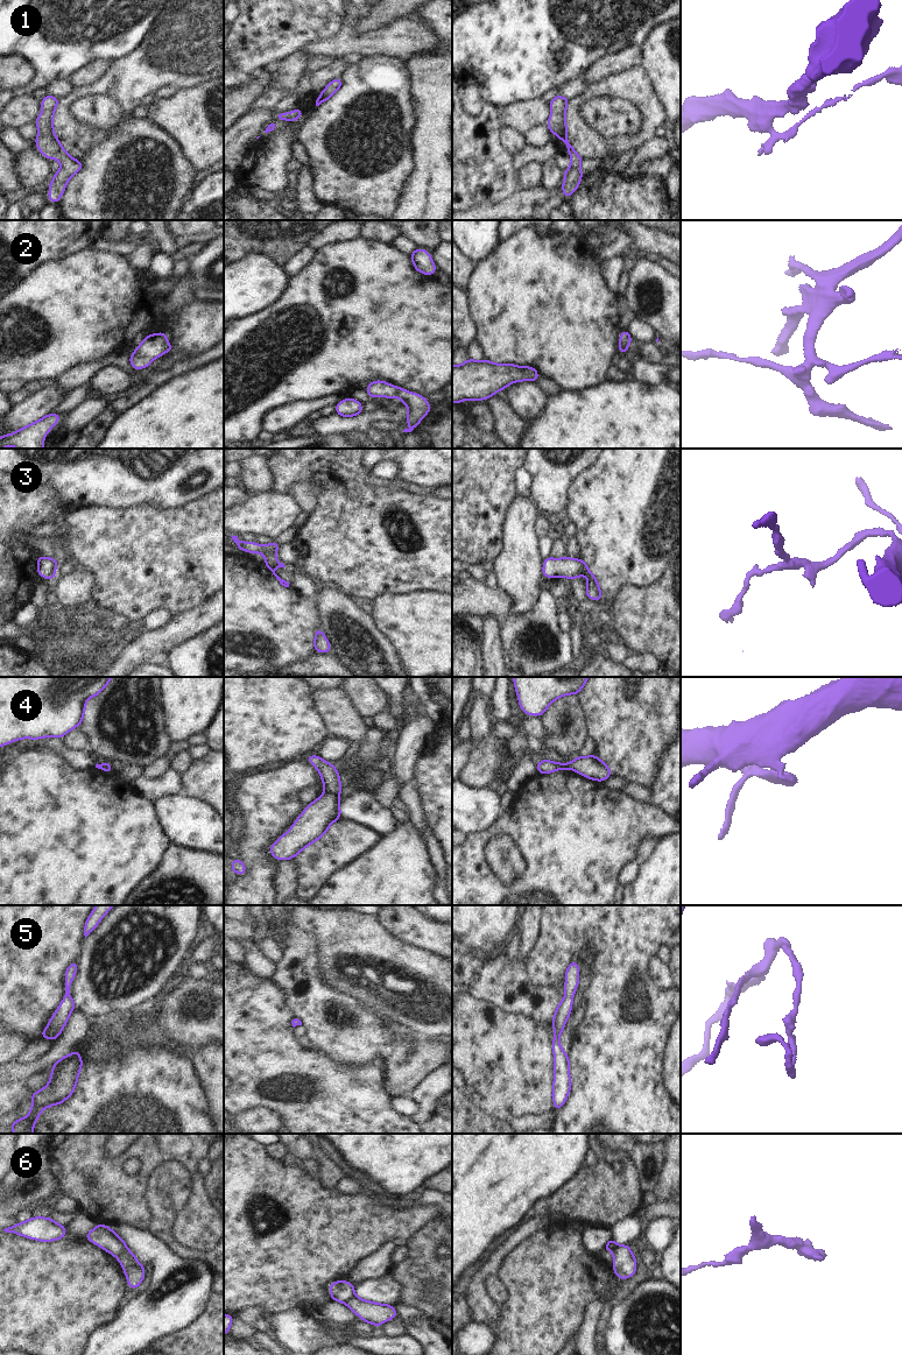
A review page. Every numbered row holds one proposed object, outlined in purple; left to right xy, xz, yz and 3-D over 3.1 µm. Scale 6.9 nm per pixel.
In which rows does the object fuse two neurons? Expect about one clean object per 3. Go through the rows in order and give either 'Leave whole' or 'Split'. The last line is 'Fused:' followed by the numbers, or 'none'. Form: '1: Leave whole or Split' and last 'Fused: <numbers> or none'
1: Leave whole
2: Split
3: Leave whole
4: Split
5: Leave whole
6: Split
Fused: 2, 4, 6.

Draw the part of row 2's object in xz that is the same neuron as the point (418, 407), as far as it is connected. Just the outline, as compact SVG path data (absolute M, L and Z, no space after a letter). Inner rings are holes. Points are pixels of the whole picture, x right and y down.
M397 387L396 397L400 398L409 410L407 416L407 423L409 424L409 428L404 429L403 432L411 432L431 410L432 405L423 395L404 390L401 387Z

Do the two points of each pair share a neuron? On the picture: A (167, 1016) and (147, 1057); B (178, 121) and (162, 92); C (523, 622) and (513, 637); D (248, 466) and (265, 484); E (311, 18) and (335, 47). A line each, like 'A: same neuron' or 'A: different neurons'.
A: different neurons
B: different neurons
C: same neuron
D: same neuron
E: different neurons

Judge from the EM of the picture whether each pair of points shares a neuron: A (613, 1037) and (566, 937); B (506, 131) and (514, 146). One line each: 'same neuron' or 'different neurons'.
A: same neuron
B: same neuron

